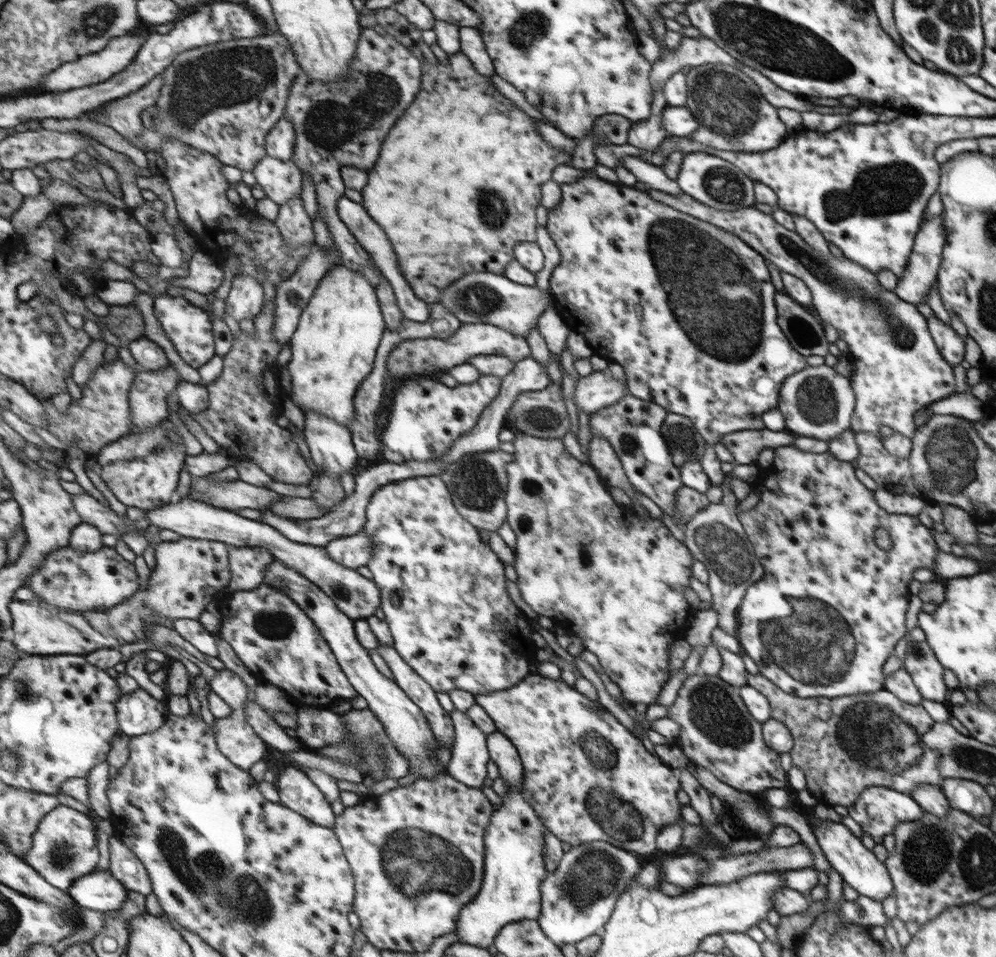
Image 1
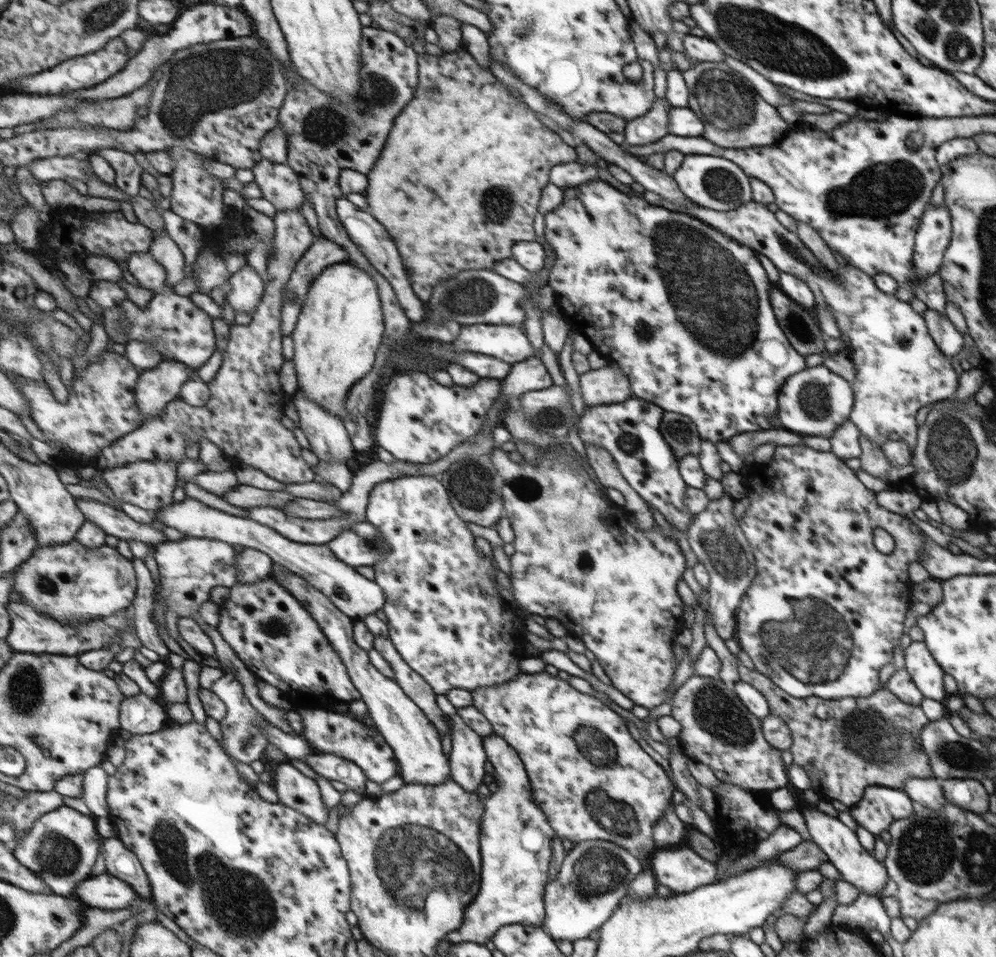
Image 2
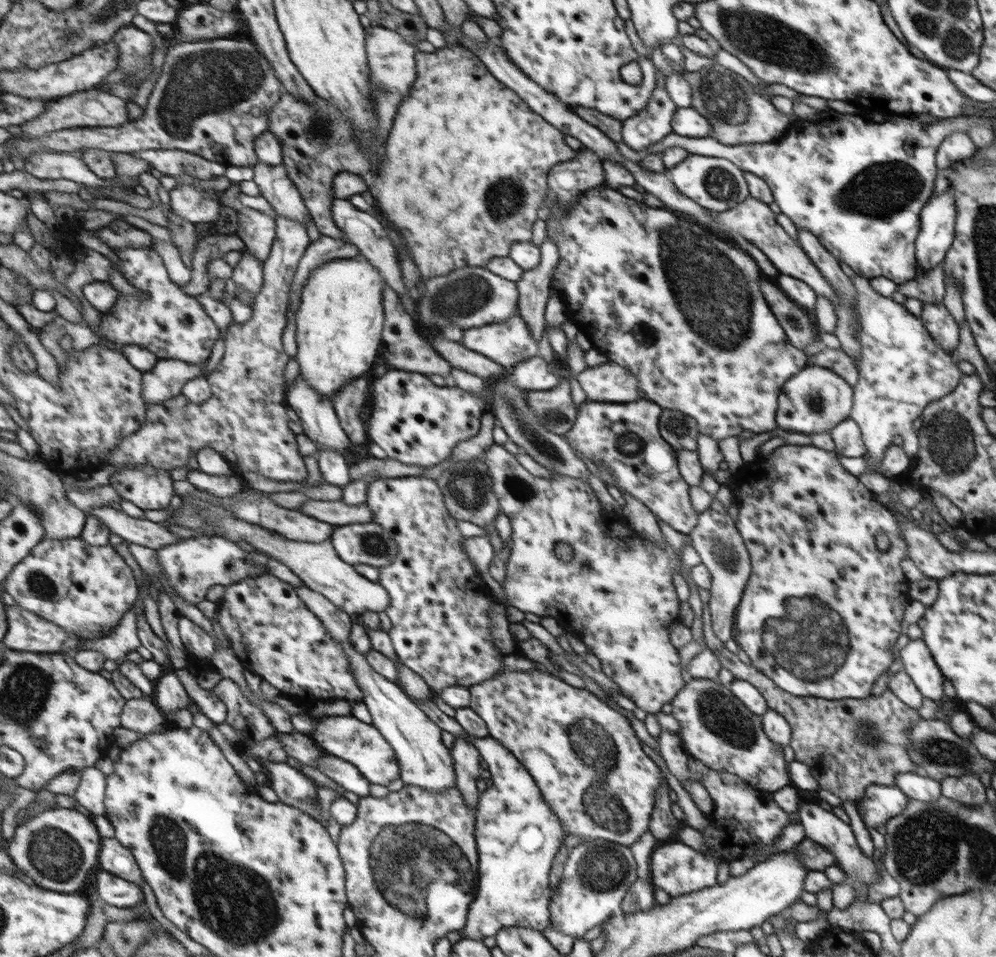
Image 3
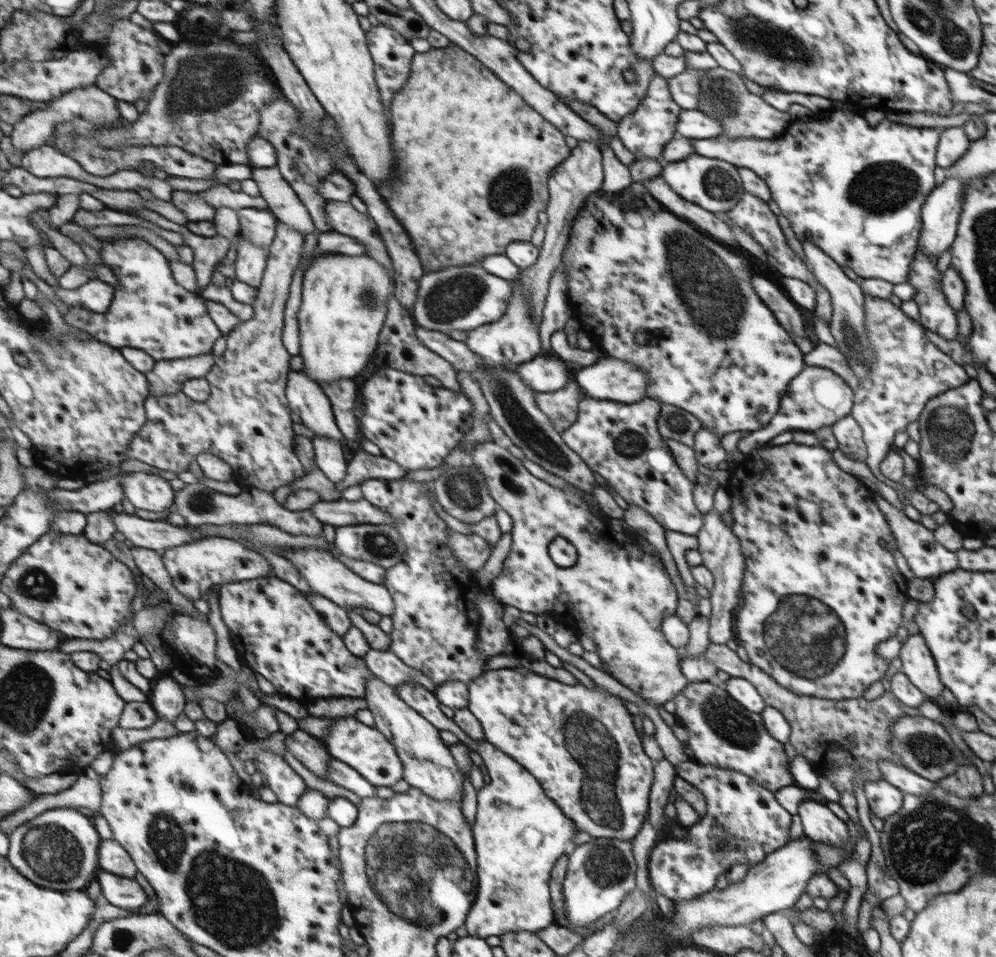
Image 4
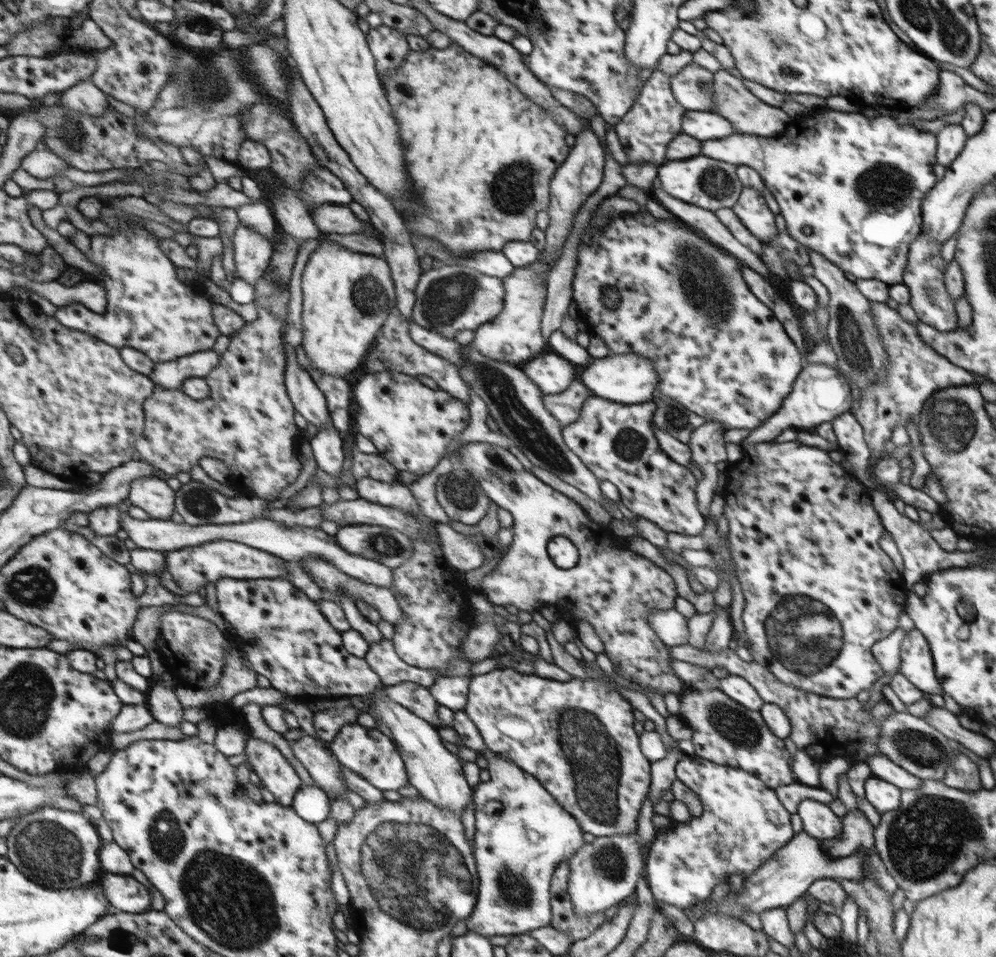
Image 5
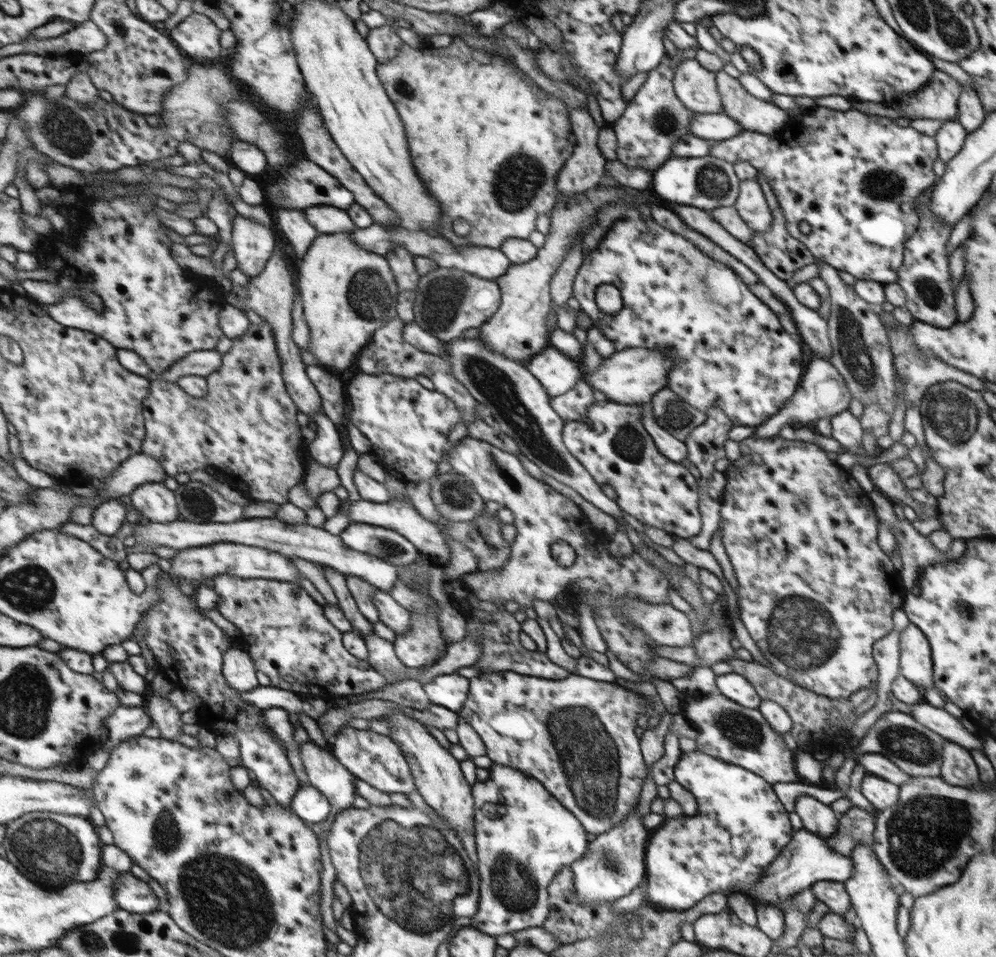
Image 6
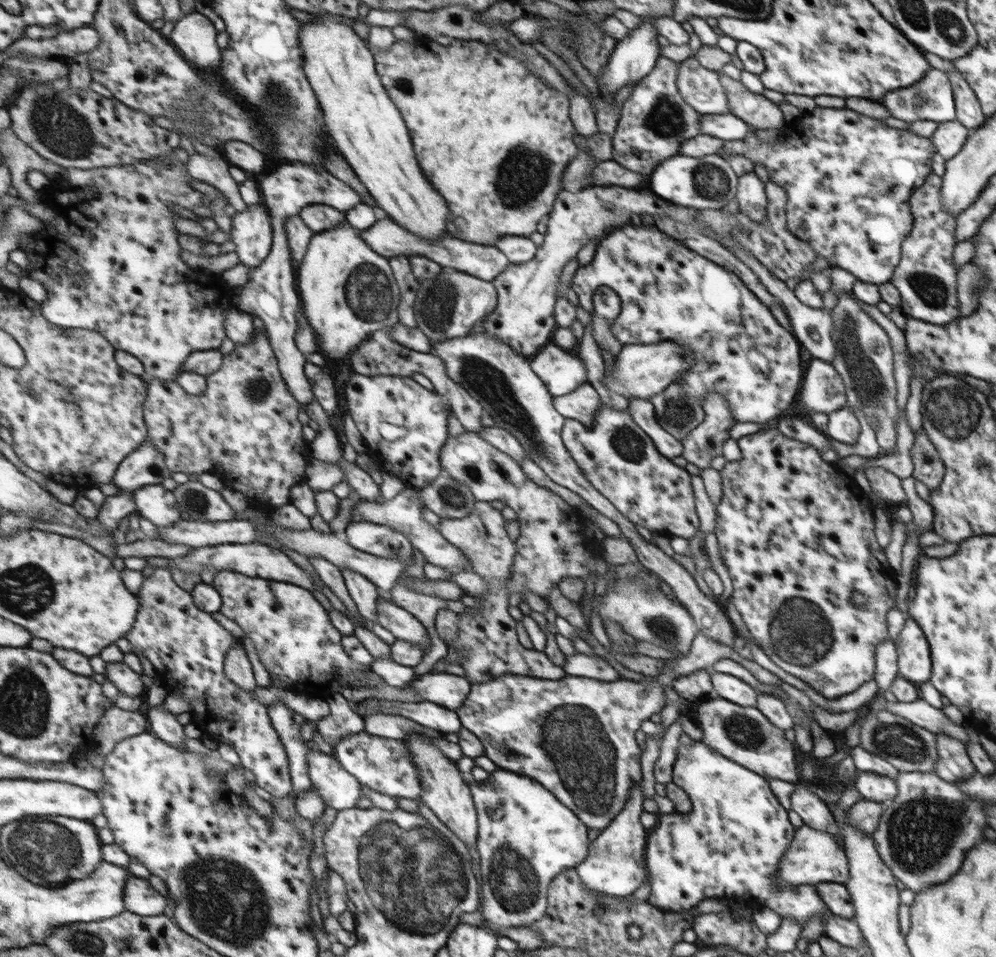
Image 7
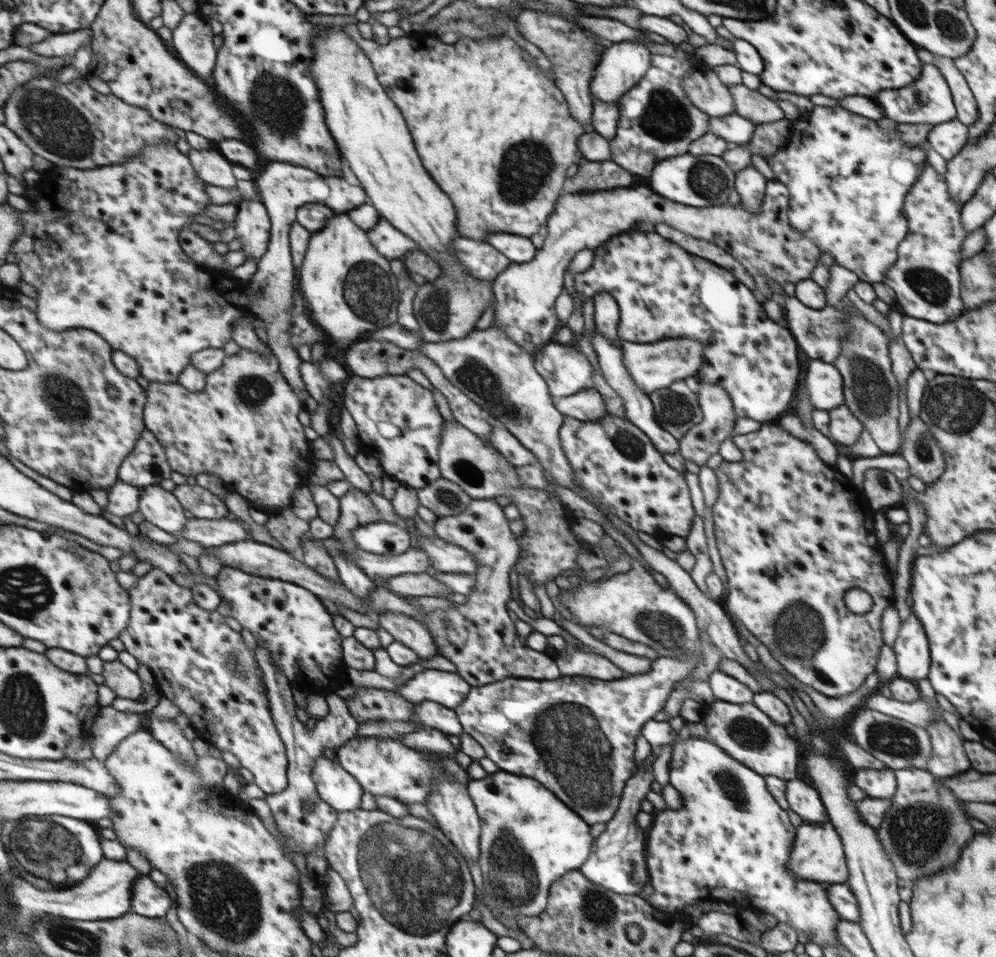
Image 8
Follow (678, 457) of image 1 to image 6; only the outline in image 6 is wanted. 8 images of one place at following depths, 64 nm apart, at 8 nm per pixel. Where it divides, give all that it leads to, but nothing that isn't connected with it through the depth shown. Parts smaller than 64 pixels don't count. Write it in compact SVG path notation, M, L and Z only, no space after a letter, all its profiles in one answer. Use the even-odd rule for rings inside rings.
M669 386L654 393L650 403L656 422L682 442L688 438L694 428L700 426L707 419L707 413L680 399Z

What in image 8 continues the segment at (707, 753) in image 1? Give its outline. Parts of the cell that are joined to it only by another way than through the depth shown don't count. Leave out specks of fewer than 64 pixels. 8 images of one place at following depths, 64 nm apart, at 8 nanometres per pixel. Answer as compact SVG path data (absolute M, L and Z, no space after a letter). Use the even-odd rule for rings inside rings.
M716 700L704 706L702 723L718 746L758 774L772 775L785 781L794 780L798 776L798 742L788 736L784 725L774 722L753 702L738 704Z

